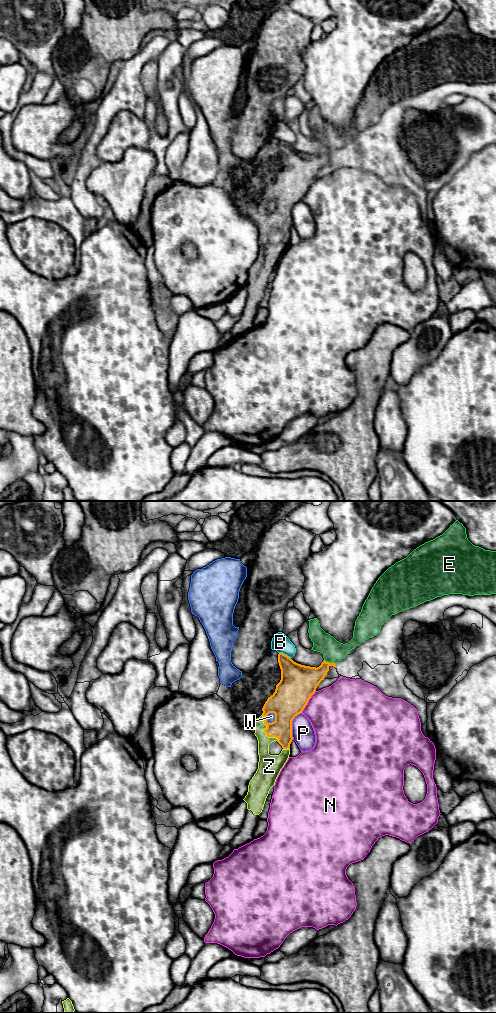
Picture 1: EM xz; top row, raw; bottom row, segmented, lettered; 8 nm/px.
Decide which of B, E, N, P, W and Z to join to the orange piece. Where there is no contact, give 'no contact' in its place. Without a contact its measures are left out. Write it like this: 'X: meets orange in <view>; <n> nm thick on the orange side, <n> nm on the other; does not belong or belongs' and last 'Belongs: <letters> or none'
B: meets orange in xz; 300 nm thick on the orange side, 150 nm on the other; does not belong
E: meets orange in xz; 240 nm thick on the orange side, 180 nm on the other; does not belong
N: meets orange in xz; 300 nm thick on the orange side, 440 nm on the other; does not belong
P: meets orange in xz; 280 nm thick on the orange side, 180 nm on the other; does not belong
W: meets orange in xz; 280 nm thick on the orange side, 60 nm on the other; does not belong
Z: meets orange in xz; 200 nm thick on the orange side, 140 nm on the other; belongs
Belongs: Z

